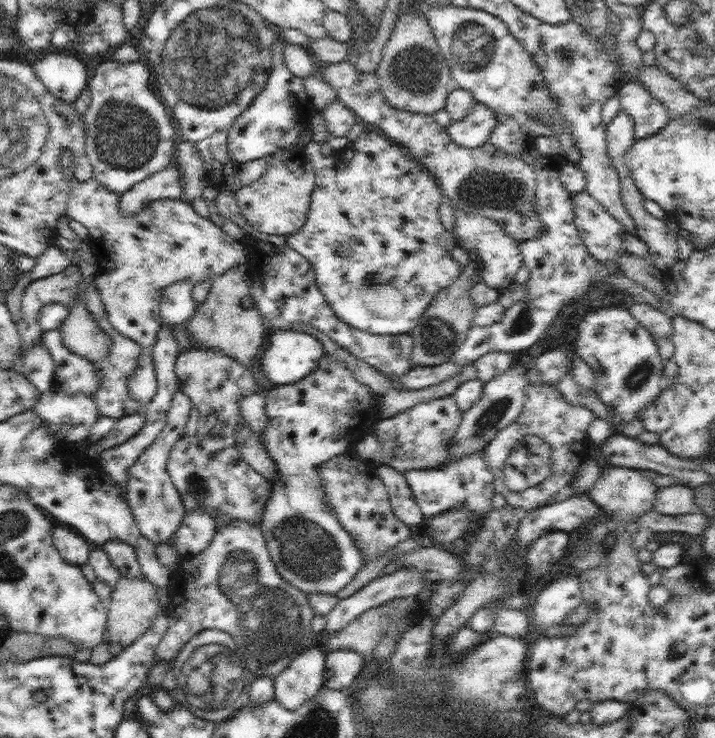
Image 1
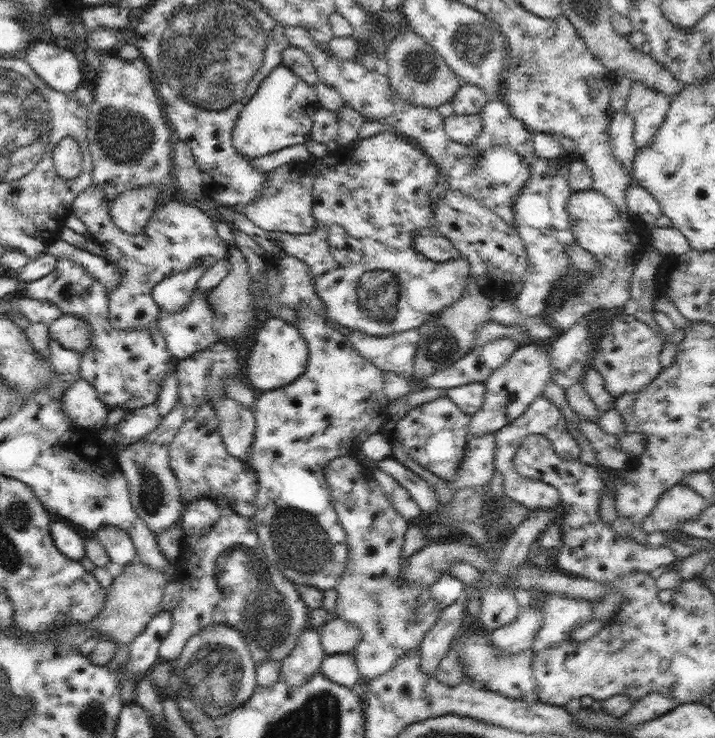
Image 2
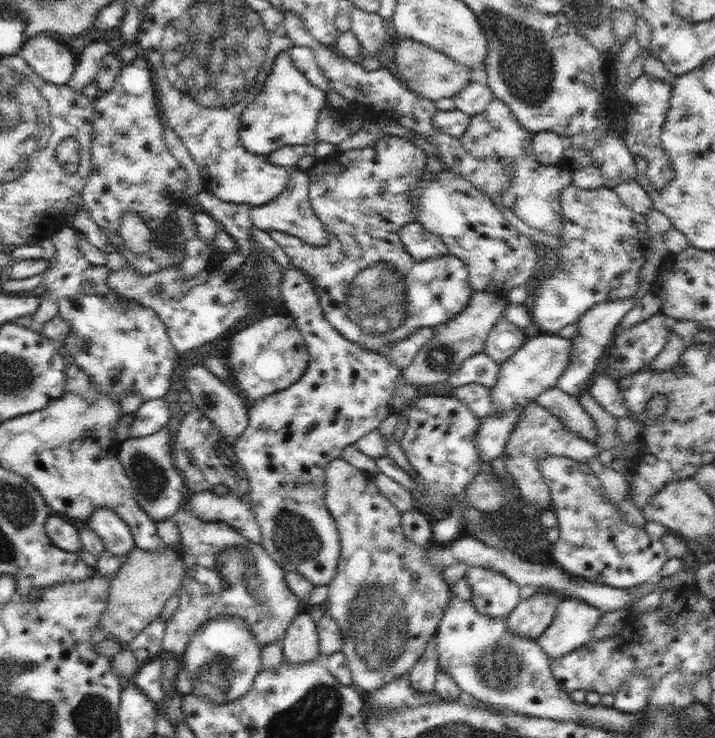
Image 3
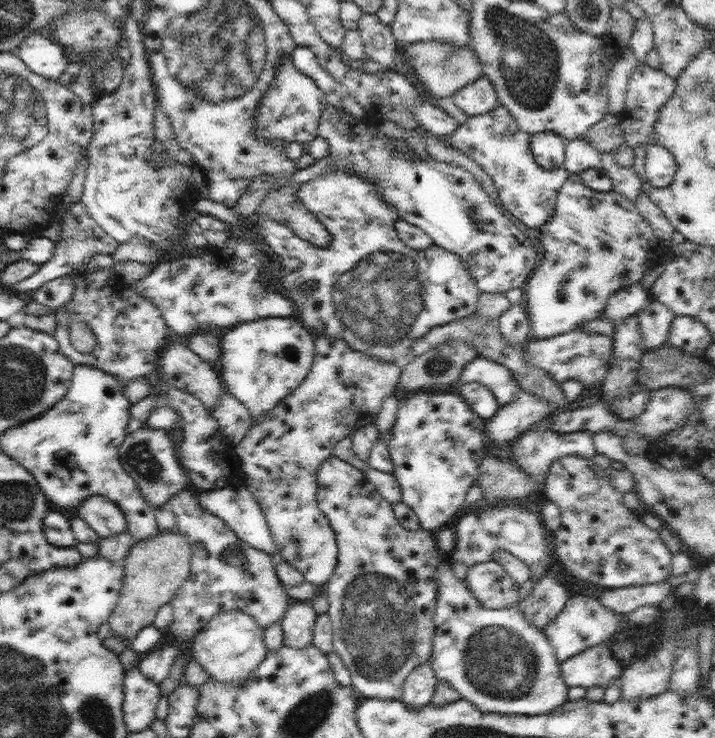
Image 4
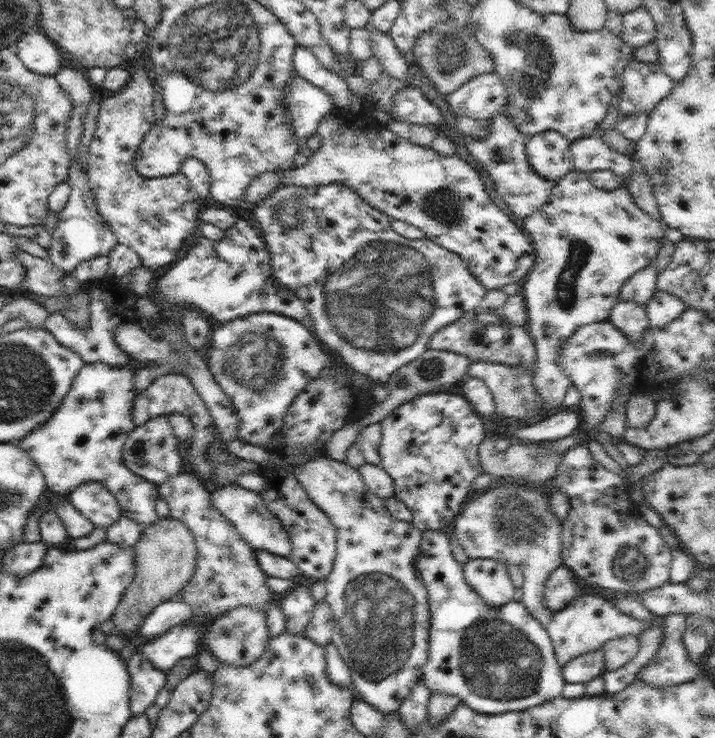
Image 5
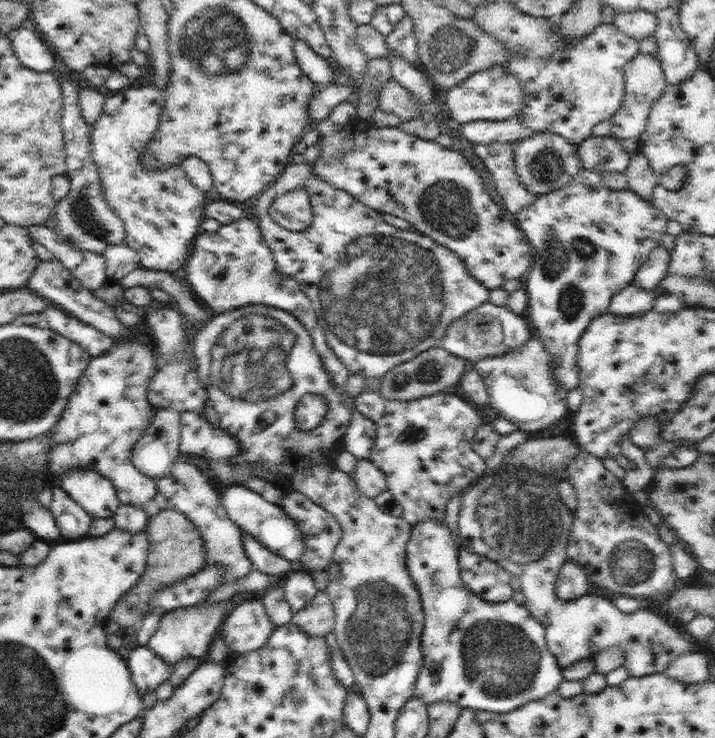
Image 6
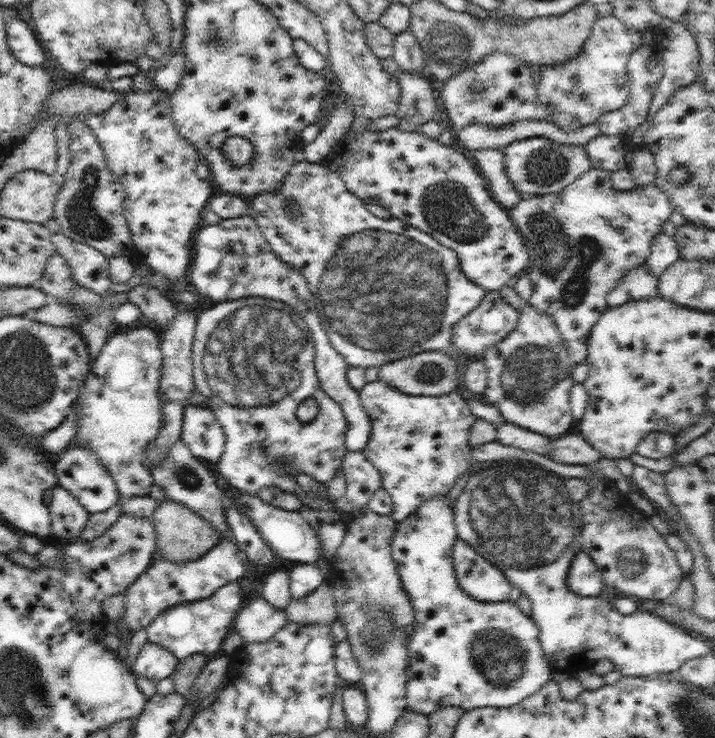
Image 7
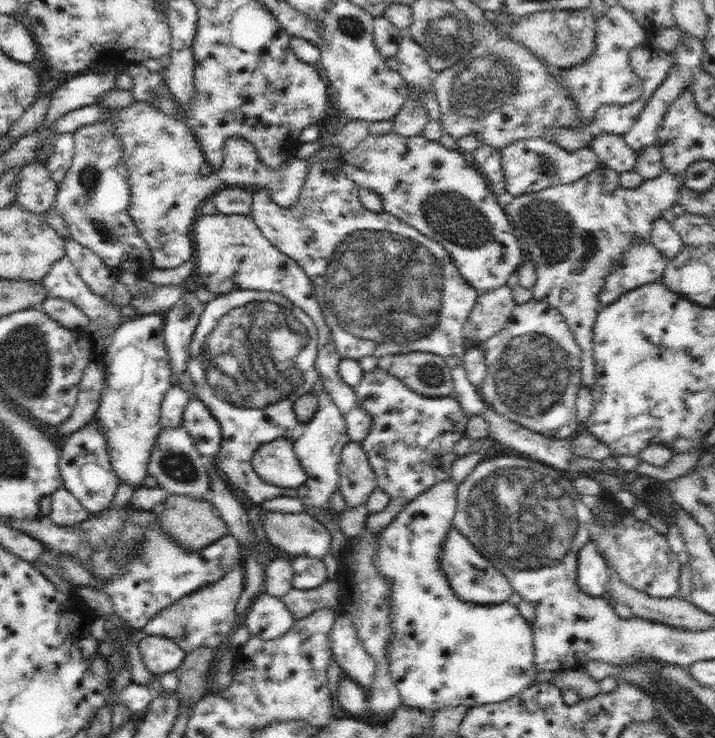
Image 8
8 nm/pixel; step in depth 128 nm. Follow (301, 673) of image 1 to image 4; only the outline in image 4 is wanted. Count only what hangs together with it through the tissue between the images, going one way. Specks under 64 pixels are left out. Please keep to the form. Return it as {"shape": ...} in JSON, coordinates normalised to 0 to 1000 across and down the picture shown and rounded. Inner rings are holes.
{"shape":[[[410,813],[393,841],[396,873],[408,878],[425,878],[438,873],[443,833],[434,813]]]}

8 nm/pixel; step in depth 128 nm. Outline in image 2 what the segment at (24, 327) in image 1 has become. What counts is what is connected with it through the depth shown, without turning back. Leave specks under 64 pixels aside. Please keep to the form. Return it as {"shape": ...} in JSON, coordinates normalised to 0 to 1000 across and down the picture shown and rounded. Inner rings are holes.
{"shape":[[[81,350],[80,354],[80,362],[70,371],[38,385],[35,401],[77,412],[90,427],[105,425],[129,443],[130,462],[115,480],[112,512],[120,514],[136,528],[137,539],[154,557],[159,553],[193,554],[218,545],[234,504],[249,491],[235,477],[220,438],[199,447],[159,444],[151,432],[152,398],[147,389],[99,350]]]}

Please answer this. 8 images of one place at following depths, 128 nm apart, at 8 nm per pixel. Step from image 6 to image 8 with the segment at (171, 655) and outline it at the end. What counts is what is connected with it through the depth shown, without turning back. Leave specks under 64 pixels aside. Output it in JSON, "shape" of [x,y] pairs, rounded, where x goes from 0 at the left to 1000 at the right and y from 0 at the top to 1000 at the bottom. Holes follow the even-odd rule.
{"shape":[[[331,764],[319,778],[299,791],[290,791],[266,806],[242,816],[231,827],[221,829],[207,841],[199,855],[200,860],[231,862],[242,867],[259,885],[269,883],[278,875],[297,881],[323,862],[330,848],[330,816],[343,795],[338,766]]]}

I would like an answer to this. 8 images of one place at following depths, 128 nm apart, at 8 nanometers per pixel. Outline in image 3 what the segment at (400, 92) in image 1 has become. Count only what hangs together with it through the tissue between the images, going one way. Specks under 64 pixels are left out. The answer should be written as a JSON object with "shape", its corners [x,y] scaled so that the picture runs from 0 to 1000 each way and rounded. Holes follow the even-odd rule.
{"shape":[[[562,54],[552,62],[554,91],[562,100],[562,111],[578,122],[582,129],[599,137],[611,137],[618,133],[629,133],[639,129],[652,115],[657,114],[659,98],[629,80],[627,73],[615,70],[604,64],[583,56]]]}

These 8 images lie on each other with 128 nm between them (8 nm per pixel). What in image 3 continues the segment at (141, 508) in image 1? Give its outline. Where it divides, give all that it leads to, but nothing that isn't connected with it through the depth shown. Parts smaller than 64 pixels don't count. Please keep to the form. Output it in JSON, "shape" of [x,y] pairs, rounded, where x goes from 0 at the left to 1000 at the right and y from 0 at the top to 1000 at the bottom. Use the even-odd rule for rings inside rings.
{"shape":[[[232,579],[210,591],[182,593],[166,600],[165,621],[182,648],[186,672],[193,684],[221,710],[227,703],[242,703],[246,692],[255,687],[263,663],[253,640],[242,627],[243,592]]]}

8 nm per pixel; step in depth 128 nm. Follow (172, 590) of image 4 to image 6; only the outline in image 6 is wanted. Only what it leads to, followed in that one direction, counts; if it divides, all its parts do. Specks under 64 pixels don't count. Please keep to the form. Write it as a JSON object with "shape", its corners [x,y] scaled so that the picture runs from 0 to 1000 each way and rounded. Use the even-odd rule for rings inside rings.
{"shape":[[[235,687],[210,701],[206,721],[210,748],[207,748],[201,775],[183,799],[165,812],[162,821],[154,829],[152,839],[172,850],[194,848],[207,828],[211,808],[222,797],[231,797],[250,786],[257,786],[262,780],[283,772],[288,766],[288,741],[285,741],[280,720],[260,698],[243,688]]]}

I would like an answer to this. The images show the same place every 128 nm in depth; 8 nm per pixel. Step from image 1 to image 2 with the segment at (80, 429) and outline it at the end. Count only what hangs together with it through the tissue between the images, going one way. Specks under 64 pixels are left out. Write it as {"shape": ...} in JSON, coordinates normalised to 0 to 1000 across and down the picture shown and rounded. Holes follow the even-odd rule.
{"shape":[[[109,512],[98,526],[92,527],[85,551],[102,573],[130,587],[144,579],[154,558],[137,539],[136,528],[115,512]]]}

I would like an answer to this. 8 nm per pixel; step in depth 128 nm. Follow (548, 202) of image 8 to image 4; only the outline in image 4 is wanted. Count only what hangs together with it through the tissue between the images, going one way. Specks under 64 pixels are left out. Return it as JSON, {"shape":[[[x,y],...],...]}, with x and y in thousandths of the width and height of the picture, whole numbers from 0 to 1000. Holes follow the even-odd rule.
{"shape":[[[796,234],[790,248],[780,256],[776,289],[758,306],[752,306],[752,309],[758,316],[761,350],[752,356],[750,366],[738,377],[734,392],[738,398],[737,425],[740,427],[743,442],[743,458],[755,461],[768,459],[773,455],[803,447],[808,444],[808,439],[825,436],[825,434],[831,434],[832,431],[843,431],[843,420],[853,401],[863,393],[880,389],[898,379],[903,366],[915,359],[915,350],[912,347],[917,344],[917,333],[922,332],[922,325],[915,320],[912,308],[898,295],[897,287],[891,283],[888,275],[870,266],[866,260],[862,260],[857,255],[852,259],[835,259],[820,252],[811,234]],[[729,528],[717,543],[698,551],[695,560],[680,570],[678,585],[691,602],[710,604],[766,561],[772,560],[765,539]]]}

